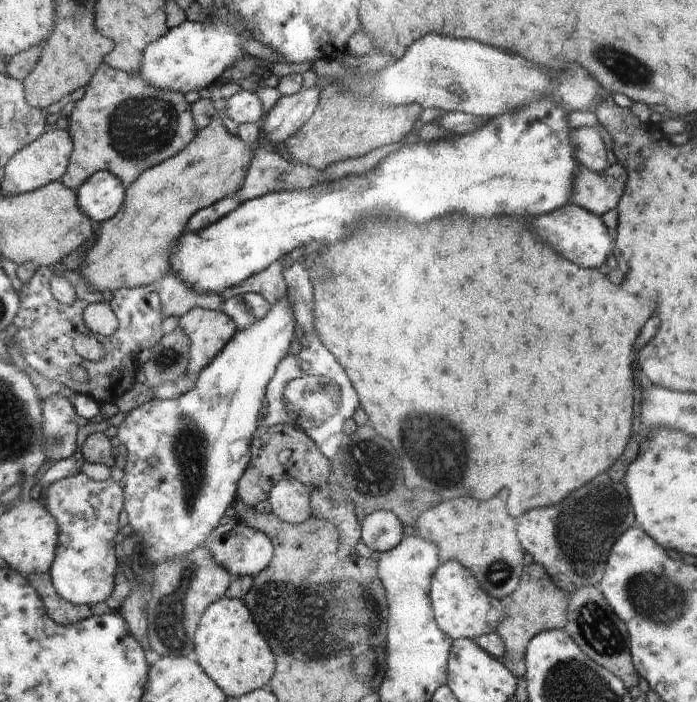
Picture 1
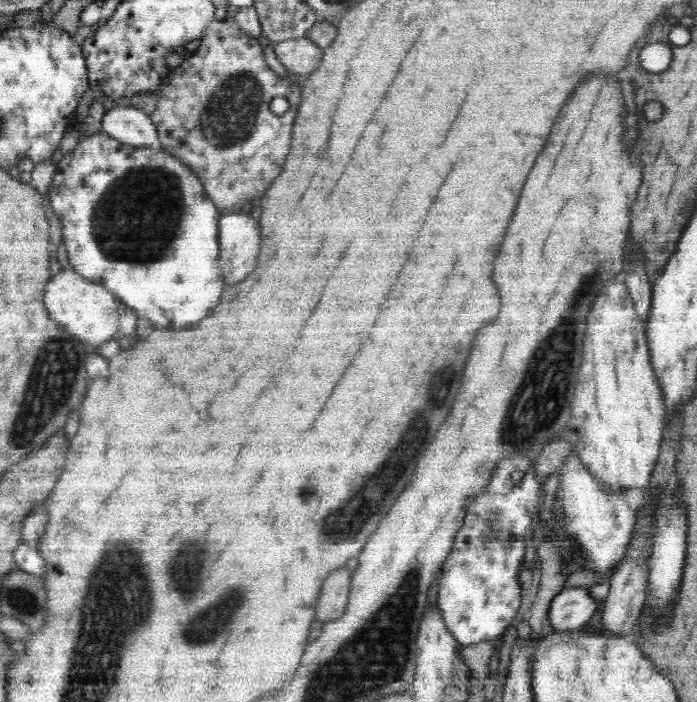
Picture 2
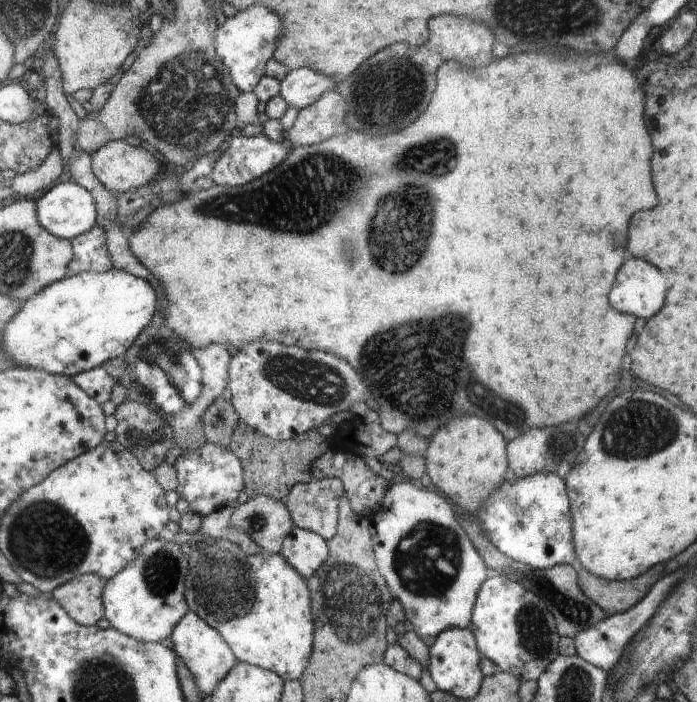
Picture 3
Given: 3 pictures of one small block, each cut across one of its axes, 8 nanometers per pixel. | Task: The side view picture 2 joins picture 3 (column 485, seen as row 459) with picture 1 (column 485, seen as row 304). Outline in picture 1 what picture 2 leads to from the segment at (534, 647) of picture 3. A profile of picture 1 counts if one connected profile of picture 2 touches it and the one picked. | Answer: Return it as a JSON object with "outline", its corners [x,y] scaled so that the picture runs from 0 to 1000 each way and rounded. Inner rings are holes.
{"outline":[[[657,799],[633,802],[620,826],[618,850],[627,890],[634,892],[634,897],[640,897],[638,902],[646,903],[647,910],[681,913],[686,907],[713,899],[726,877],[717,856],[697,846],[684,822]]]}

